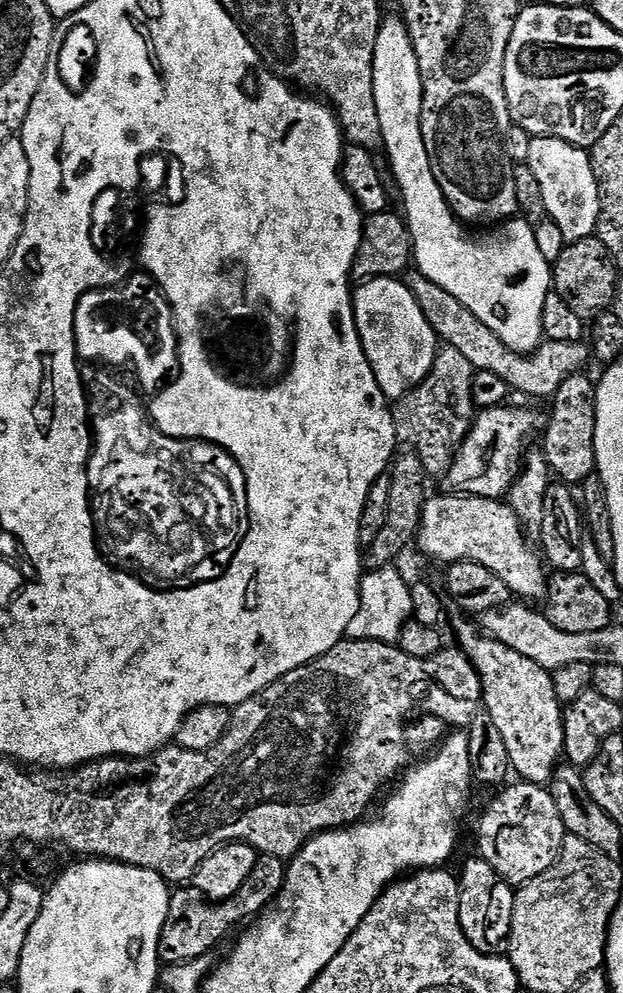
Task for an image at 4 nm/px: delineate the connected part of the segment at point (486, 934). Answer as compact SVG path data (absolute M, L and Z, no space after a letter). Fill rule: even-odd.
M479 858L465 862L464 876L459 877L459 882L460 925L470 946L474 946L474 950L478 950L483 956L501 955L512 936L516 888L505 882L494 870L494 866L490 866L490 862Z

